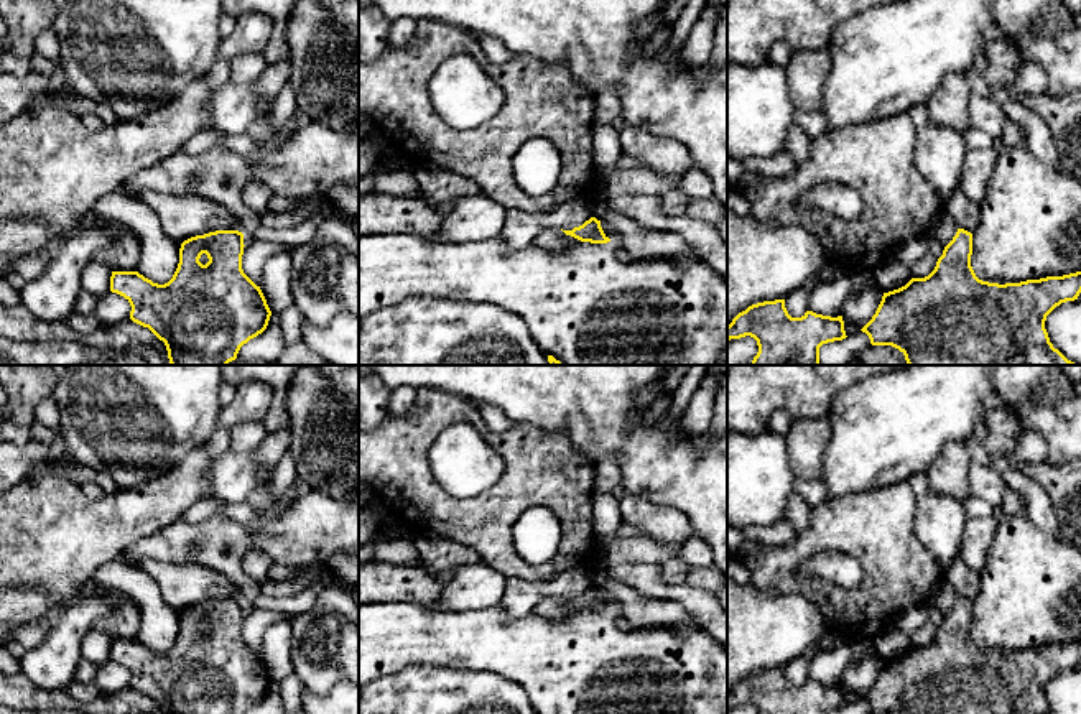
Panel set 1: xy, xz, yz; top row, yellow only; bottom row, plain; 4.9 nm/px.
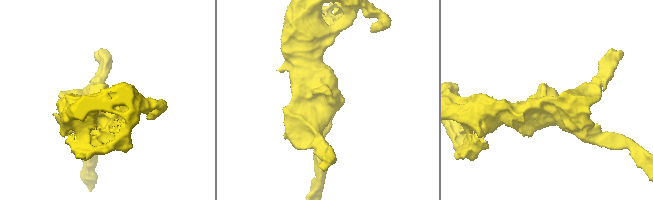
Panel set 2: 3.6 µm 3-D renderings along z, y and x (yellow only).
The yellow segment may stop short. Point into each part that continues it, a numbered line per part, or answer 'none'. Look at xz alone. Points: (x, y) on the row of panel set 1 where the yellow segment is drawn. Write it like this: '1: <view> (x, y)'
none

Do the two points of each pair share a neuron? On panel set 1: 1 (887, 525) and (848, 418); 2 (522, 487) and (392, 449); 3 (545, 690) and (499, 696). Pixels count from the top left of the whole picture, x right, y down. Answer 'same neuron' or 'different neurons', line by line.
1: different neurons
2: same neuron
3: different neurons

